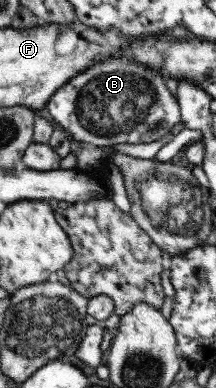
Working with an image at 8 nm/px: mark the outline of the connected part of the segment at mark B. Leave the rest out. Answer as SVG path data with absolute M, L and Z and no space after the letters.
M113 57L89 65L89 69L65 81L49 97L46 107L51 119L70 139L95 147L151 143L180 121L176 95L169 93L162 73L145 69L129 61L129 57Z

